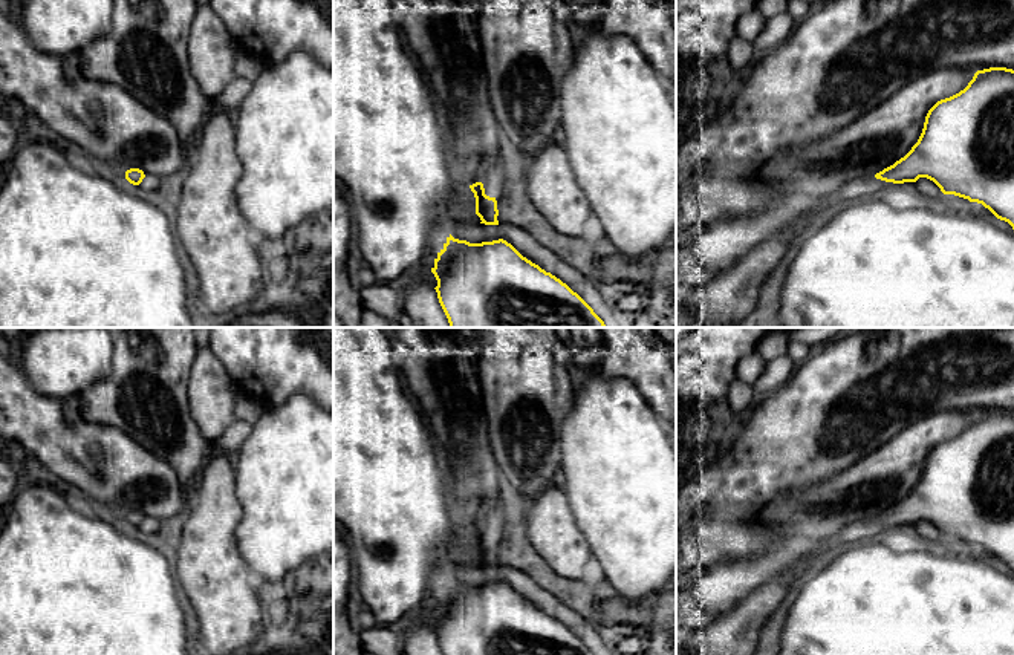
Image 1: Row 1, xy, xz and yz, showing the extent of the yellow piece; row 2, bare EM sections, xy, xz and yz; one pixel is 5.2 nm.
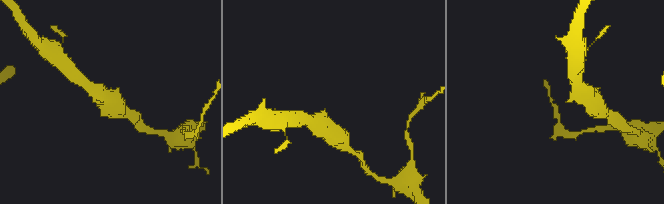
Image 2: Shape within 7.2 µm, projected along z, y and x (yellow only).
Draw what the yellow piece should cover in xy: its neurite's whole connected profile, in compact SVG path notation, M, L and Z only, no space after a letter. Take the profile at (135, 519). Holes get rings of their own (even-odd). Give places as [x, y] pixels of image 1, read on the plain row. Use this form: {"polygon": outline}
{"polygon": "M130 511L125 514L125 522L133 526L138 528L141 533L144 534L153 534L154 531L158 531L159 528L159 522L153 517L145 517L142 513L139 511Z"}

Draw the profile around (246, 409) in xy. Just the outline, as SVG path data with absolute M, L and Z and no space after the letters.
M240 393L236 402L236 419L254 424L263 410L265 407L258 401Z

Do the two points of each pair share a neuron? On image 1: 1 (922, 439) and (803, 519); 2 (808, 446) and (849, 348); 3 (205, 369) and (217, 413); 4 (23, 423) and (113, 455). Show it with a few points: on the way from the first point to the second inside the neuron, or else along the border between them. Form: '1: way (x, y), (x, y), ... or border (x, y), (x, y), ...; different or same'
1: way (893, 465), (866, 490), (832, 504); same
2: way (820, 421), (828, 403), (849, 381), (849, 372); same
3: way (208, 380), (213, 403); same
4: way (46, 433), (71, 450), (90, 455); same

